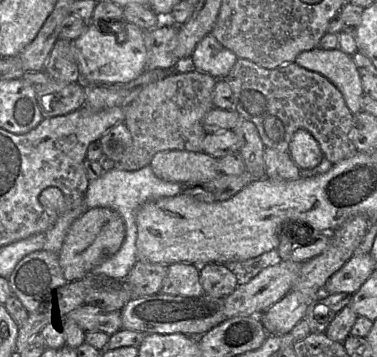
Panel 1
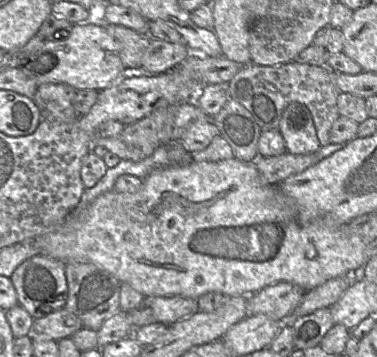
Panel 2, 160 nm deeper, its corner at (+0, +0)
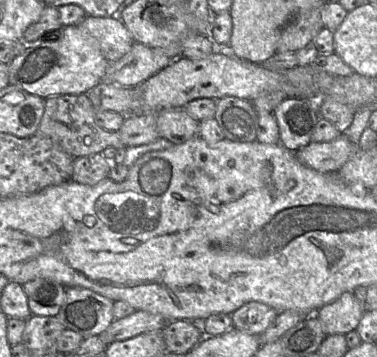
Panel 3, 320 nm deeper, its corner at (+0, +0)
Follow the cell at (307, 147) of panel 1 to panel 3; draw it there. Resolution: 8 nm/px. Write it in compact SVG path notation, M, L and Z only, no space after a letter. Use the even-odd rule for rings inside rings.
M298 97L282 101L274 110L280 143L296 152L311 143L313 131L320 119L317 102Z

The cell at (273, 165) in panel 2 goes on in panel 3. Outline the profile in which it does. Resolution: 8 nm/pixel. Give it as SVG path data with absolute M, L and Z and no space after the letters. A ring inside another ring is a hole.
M341 134L330 142L311 142L295 154L302 164L320 173L336 173L356 150L357 146Z

